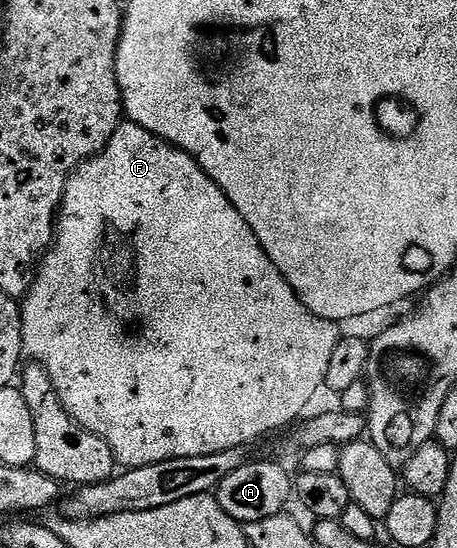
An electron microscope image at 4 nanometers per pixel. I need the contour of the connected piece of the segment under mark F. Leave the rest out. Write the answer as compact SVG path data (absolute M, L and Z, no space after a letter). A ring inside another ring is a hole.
M129 120L123 121L116 132L112 132L98 157L87 158L70 175L65 199L56 215L56 237L36 271L34 283L20 309L23 355L45 368L63 408L79 426L100 435L115 452L122 452L130 446L131 463L134 464L246 448L249 442L273 430L293 427L307 413L309 398L325 387L328 364L332 364L332 352L336 352L340 341L339 323L316 316L298 299L298 293L288 284L280 268L272 264L268 252L264 252L244 216L240 216L226 193L202 171L201 163ZM98 262L106 262L104 278Z

